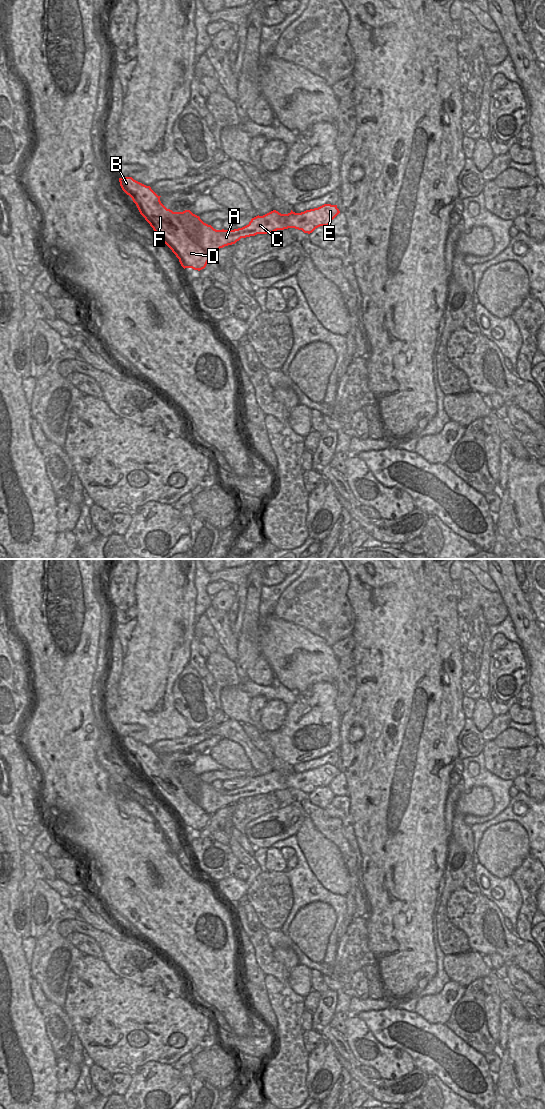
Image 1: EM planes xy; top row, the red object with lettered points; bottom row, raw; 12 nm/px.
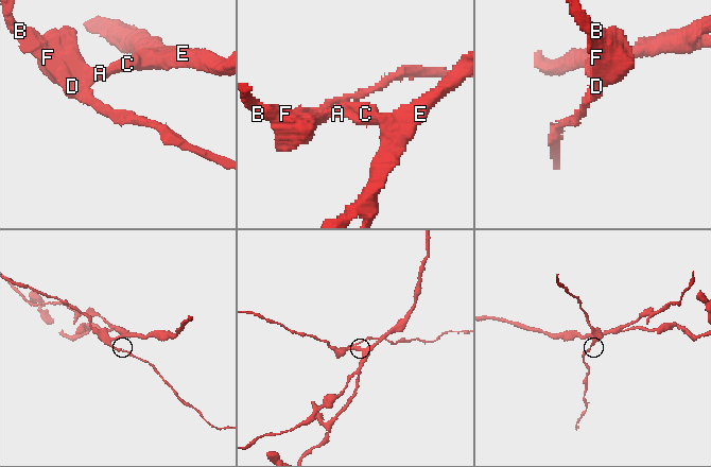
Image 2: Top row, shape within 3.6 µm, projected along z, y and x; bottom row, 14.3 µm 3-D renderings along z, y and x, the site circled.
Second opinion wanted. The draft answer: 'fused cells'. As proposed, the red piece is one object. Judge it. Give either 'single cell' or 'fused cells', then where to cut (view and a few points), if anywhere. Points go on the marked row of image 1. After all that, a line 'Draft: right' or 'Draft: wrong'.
fused cells; cut xy (217, 230), (213, 236), (211, 253)
Draft: right

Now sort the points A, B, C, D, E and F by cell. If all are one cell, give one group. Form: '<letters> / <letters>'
A C E / B D F

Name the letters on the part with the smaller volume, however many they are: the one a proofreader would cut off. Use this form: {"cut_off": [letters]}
{"cut_off": ["B", "D", "F"]}

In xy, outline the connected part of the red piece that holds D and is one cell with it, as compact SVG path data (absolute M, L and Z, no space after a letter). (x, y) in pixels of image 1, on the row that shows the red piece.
M132 177L119 178L119 182L157 236L179 259L181 266L198 271L204 269L211 257L213 236L217 230L190 210L173 212L167 209L160 201L161 196Z

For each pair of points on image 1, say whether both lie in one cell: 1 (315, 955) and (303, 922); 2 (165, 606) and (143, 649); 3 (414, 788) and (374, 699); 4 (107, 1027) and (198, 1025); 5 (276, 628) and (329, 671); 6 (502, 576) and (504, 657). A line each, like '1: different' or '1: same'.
1: same
2: same
3: same
4: same
5: same
6: different

